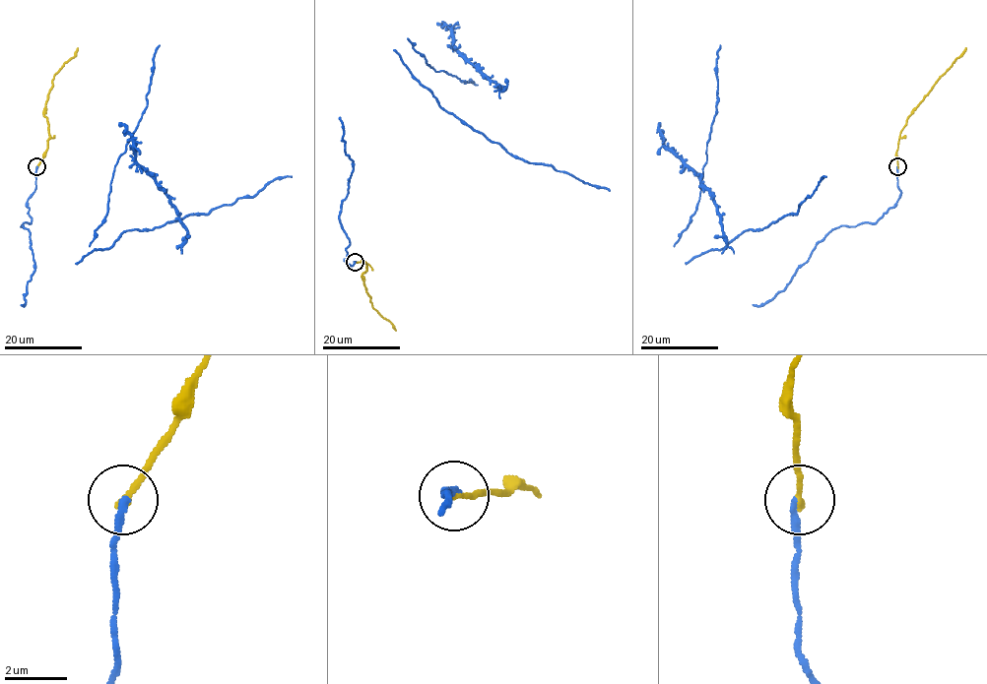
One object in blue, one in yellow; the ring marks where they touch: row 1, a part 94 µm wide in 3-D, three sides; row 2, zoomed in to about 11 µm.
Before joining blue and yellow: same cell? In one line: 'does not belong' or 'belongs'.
belongs

